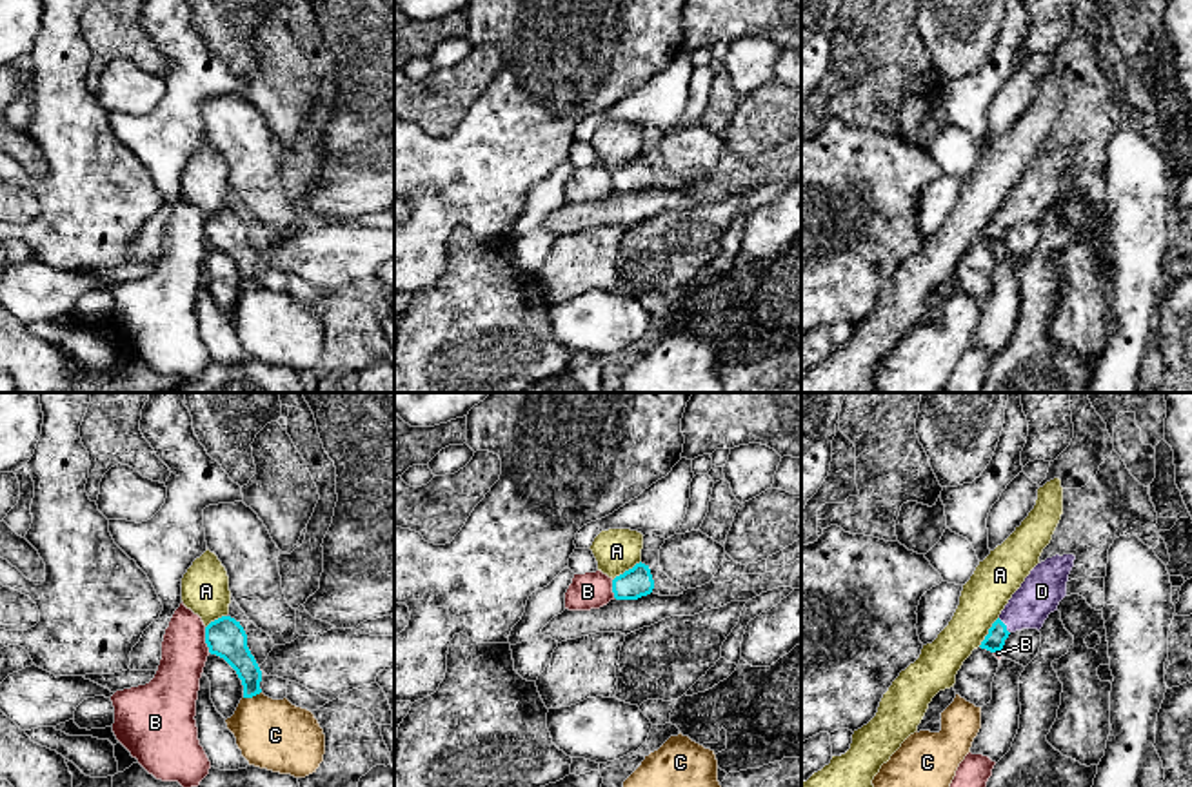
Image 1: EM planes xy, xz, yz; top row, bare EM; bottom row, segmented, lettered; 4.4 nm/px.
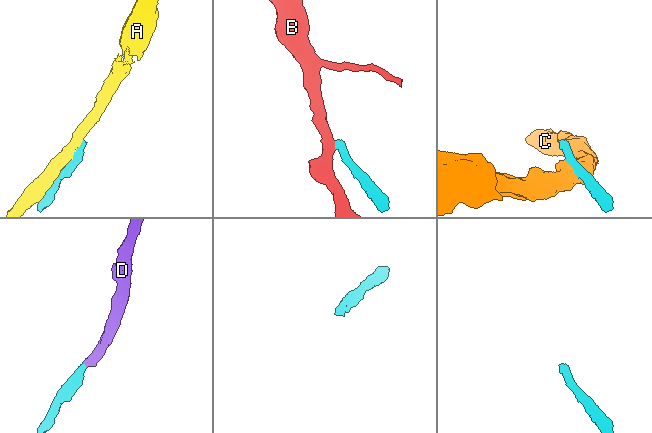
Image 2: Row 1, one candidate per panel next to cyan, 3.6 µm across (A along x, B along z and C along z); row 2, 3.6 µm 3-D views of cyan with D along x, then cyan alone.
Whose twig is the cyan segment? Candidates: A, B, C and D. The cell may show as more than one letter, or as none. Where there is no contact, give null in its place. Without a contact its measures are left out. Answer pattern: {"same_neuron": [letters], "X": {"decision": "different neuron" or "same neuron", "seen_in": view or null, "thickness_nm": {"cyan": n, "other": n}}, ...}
{"same_neuron": ["D"], "A": {"decision": "different neuron", "seen_in": "yz", "thickness_nm": {"cyan": 90, "other": 200}}, "B": {"decision": "different neuron", "seen_in": "xy", "thickness_nm": {"cyan": 170, "other": 220}}, "C": {"decision": "different neuron", "seen_in": "xy", "thickness_nm": {"cyan": 140, "other": 320}}, "D": {"decision": "same neuron", "seen_in": "yz", "thickness_nm": {"cyan": 90, "other": 190}}}

